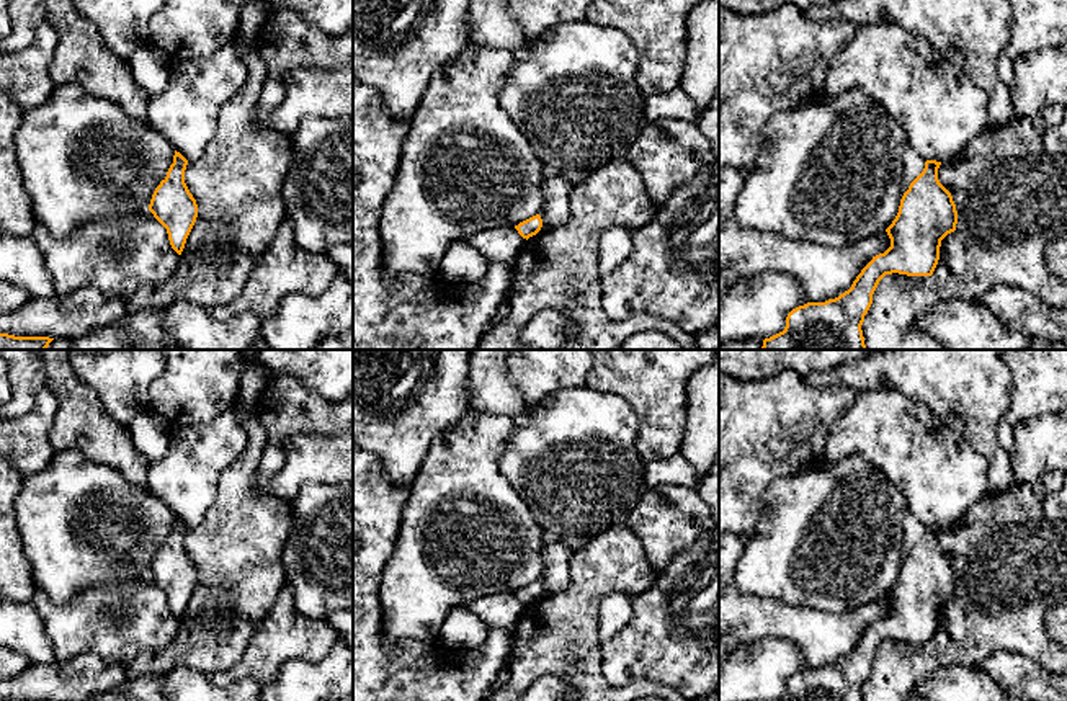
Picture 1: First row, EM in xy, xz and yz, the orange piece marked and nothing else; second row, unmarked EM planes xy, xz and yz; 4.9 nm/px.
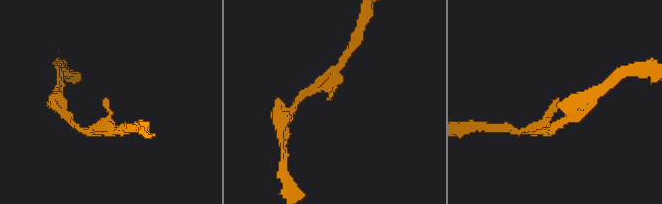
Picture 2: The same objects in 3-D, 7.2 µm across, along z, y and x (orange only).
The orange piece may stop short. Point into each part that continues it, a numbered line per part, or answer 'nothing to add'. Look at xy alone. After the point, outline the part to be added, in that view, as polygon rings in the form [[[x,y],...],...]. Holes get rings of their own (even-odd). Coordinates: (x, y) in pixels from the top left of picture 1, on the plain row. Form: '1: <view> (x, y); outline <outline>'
nothing to add

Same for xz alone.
nothing to add

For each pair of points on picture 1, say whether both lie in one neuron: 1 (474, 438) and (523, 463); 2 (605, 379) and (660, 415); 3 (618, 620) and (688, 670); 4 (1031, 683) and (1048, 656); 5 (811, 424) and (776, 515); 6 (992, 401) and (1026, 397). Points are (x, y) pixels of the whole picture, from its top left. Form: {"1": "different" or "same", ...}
{"1": "different", "2": "same", "3": "different", "4": "different", "5": "different", "6": "different"}

